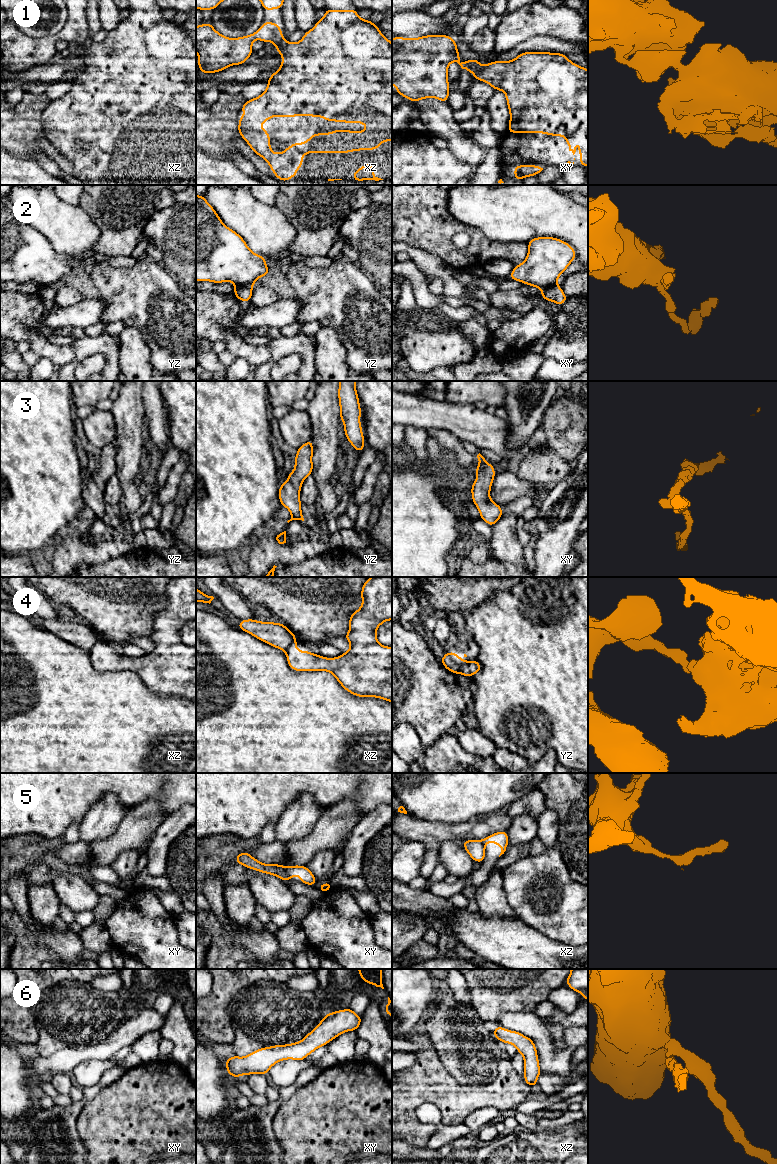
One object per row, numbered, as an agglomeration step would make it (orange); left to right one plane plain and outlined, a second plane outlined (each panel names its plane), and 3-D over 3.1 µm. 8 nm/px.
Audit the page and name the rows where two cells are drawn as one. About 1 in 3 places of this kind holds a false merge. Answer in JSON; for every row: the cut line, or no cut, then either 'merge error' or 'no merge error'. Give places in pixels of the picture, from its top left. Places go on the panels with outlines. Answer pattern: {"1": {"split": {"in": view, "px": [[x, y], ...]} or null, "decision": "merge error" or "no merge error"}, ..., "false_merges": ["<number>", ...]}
{"1": {"split": {"in": "xz", "px": [[285, 42], [277, 49]]}, "decision": "merge error"}, "2": {"split": {"in": "yz", "px": [[251, 285], [236, 287]]}, "decision": "merge error"}, "3": {"split": null, "decision": "no merge error"}, "4": {"split": {"in": "yz", "px": [[466, 662], [461, 666], [460, 673]]}, "decision": "merge error"}, "5": {"split": {"in": "xy", "px": [[286, 867], [286, 877], [288, 879]]}, "decision": "merge error"}, "6": {"split": null, "decision": "no merge error"}, "false_merges": ["1", "2", "4", "5"]}

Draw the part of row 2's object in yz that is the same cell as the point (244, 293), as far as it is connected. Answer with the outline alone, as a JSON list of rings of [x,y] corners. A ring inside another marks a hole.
[[[252,286],[236,287],[233,292],[233,294],[237,297],[239,301],[246,302],[251,301],[252,293],[253,293]]]

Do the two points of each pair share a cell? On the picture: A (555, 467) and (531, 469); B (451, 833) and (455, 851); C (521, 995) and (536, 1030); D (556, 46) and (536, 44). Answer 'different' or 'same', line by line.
A: same
B: different
C: different
D: same

